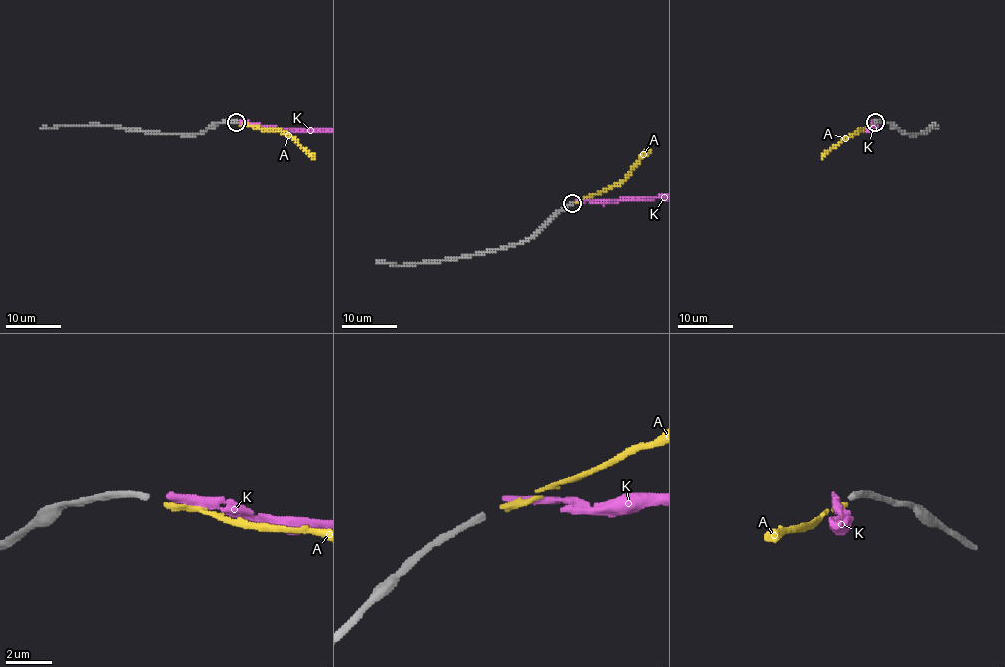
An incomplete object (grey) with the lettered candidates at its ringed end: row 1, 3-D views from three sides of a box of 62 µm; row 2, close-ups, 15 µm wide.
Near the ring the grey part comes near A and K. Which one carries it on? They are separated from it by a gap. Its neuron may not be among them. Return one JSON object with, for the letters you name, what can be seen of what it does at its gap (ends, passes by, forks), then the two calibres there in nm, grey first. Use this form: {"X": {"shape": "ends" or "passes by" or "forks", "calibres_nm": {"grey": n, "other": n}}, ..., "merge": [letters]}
{"A": {"shape": "ends", "calibres_nm": {"grey": 280, "other": 240}}, "merge": ["A"]}

